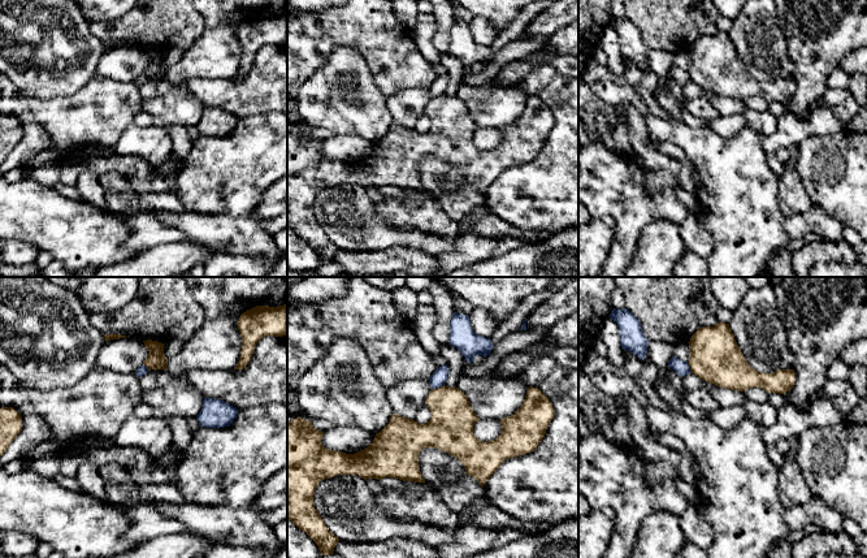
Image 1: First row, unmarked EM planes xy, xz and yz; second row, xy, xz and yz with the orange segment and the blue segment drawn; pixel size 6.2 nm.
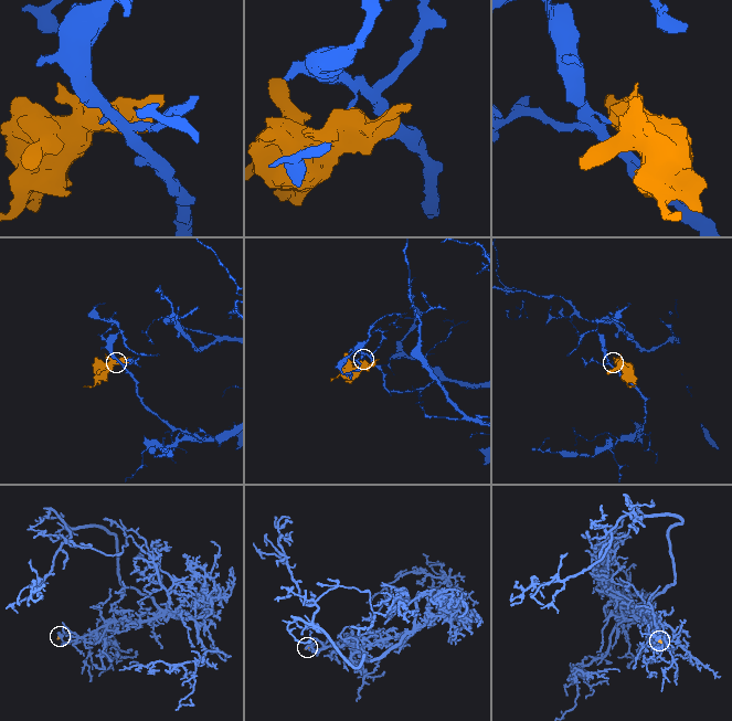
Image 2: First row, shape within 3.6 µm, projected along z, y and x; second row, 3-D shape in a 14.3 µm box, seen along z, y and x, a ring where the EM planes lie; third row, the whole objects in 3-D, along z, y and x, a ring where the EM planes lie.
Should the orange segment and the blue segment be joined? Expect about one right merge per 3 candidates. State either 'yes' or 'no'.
no

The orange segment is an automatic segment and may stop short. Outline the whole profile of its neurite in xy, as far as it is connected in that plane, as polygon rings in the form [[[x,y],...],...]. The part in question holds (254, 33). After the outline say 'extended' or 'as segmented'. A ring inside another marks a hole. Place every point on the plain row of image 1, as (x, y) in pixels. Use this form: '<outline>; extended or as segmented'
[[[287,13],[256,14],[247,18],[238,27],[238,39],[242,44],[242,60],[235,78],[244,78],[251,69],[256,52],[263,46],[287,43]]]; as segmented

